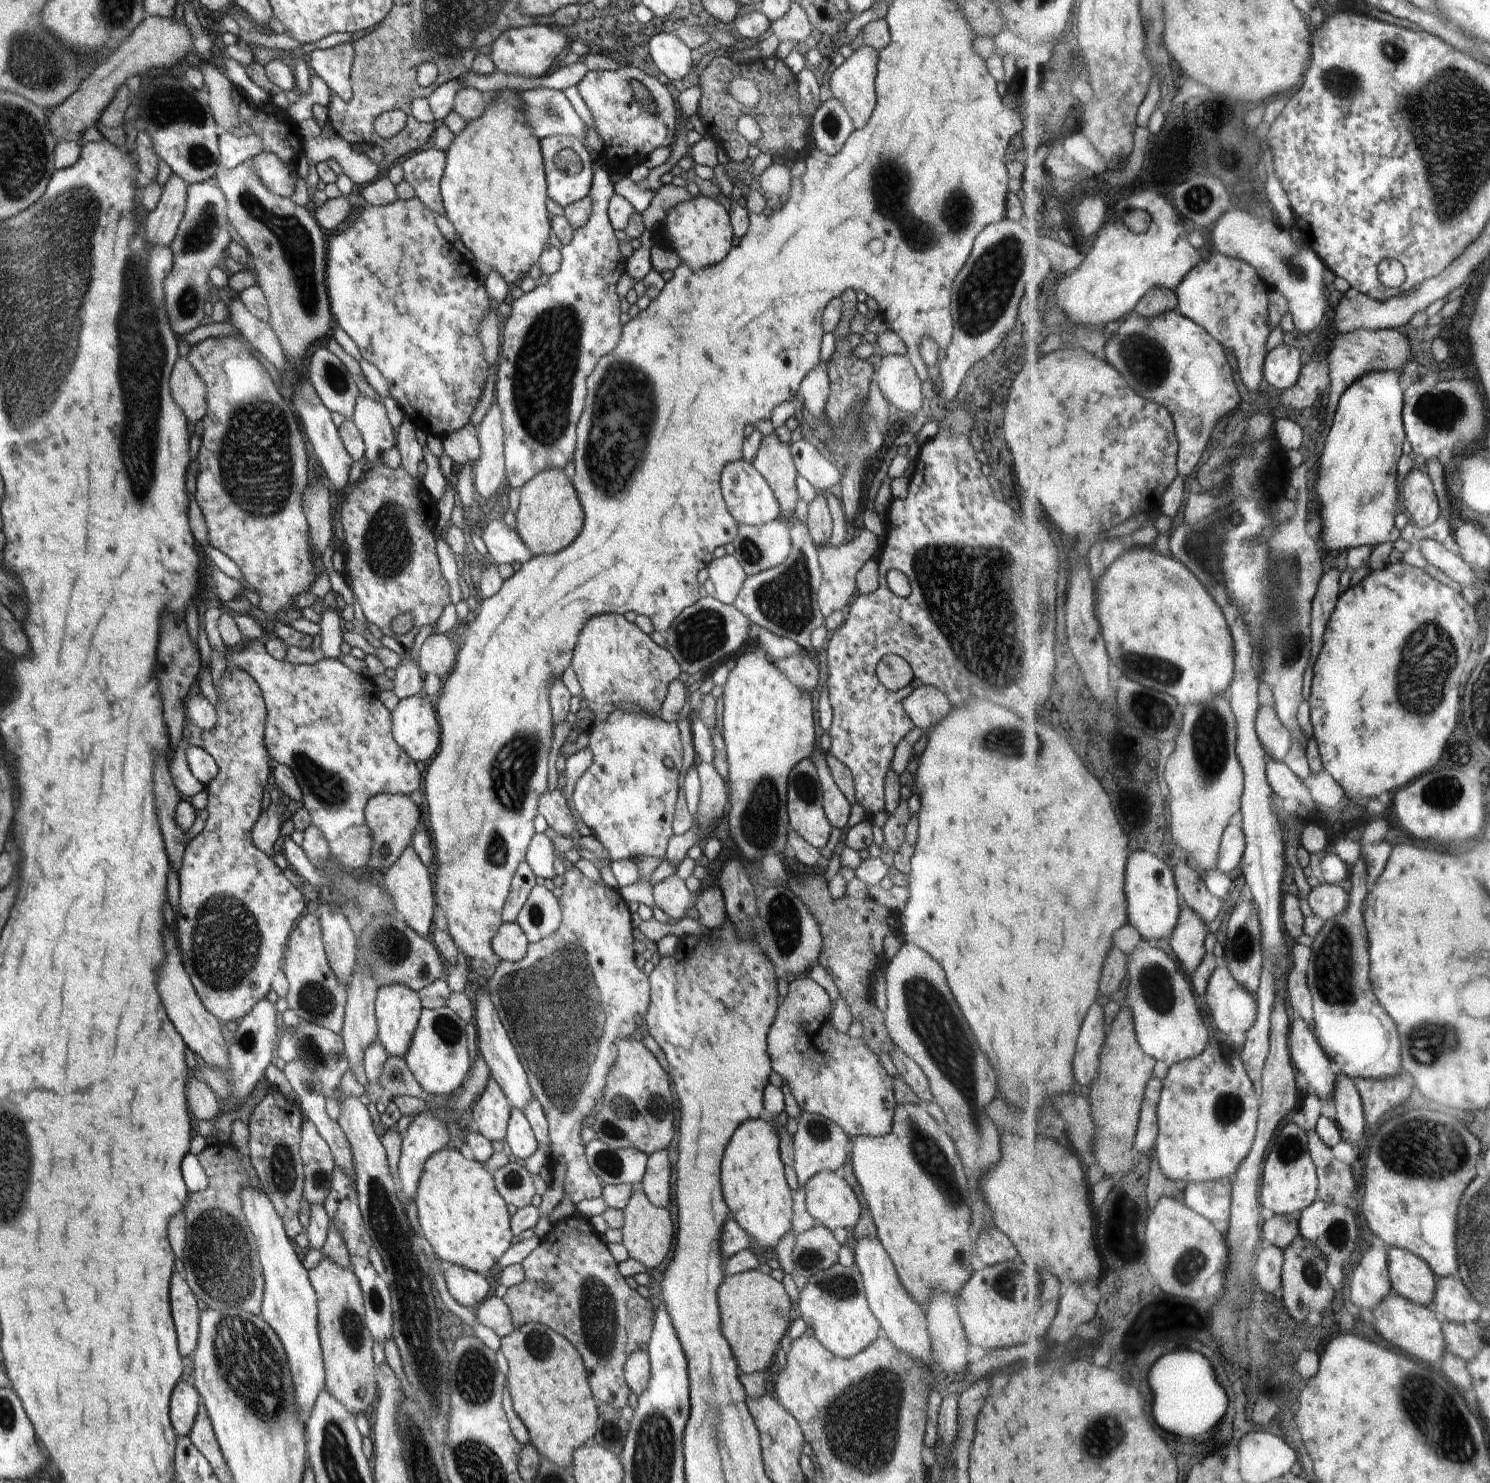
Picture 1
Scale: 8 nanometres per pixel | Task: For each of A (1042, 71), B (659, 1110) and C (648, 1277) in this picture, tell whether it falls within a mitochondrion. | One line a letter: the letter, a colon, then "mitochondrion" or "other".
A: other
B: mitochondrion
C: other

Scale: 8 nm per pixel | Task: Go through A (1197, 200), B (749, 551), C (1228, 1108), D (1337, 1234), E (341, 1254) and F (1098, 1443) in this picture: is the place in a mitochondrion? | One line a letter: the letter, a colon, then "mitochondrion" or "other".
A: mitochondrion
B: mitochondrion
C: mitochondrion
D: mitochondrion
E: other
F: mitochondrion

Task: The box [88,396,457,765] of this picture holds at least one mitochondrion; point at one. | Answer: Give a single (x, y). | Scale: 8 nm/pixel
(255, 464)

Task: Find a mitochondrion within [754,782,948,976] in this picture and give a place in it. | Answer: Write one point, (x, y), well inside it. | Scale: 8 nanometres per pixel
(783, 923)

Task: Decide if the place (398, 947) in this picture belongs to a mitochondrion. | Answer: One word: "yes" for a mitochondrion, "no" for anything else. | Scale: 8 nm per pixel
yes

